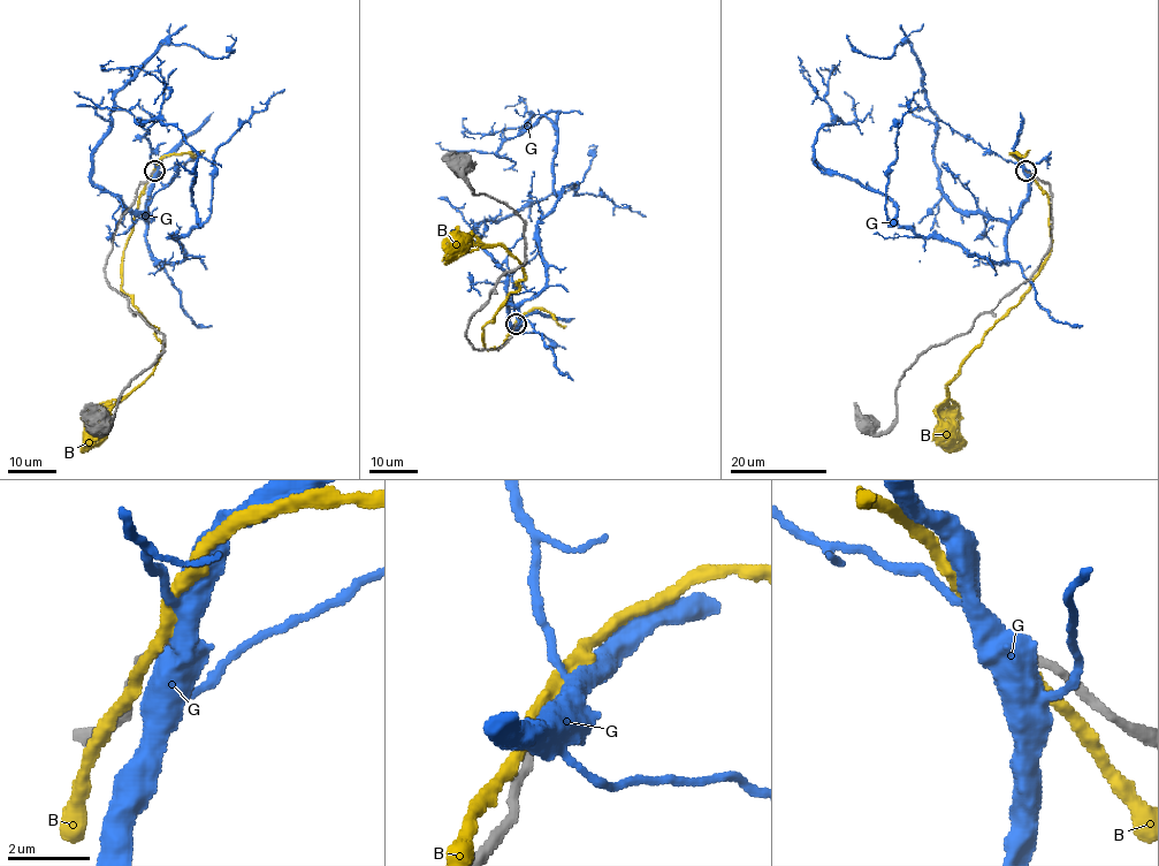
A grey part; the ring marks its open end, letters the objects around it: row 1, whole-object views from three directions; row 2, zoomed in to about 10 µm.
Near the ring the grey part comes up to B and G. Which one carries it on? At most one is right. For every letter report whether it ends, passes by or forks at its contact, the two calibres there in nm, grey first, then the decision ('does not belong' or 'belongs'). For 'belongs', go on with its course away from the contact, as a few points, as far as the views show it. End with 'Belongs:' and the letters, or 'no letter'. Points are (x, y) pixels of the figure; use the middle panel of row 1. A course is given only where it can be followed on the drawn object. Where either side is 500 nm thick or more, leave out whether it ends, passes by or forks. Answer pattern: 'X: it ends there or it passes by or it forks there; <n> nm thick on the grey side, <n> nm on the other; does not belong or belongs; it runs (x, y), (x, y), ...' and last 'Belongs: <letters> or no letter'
B: it passes by; 280 nm thick on the grey side, 300 nm on the other; does not belong
G: it passes by; 240 nm thick on the grey side, 320 nm on the other; belongs; it runs (515, 324), (506, 303), (546, 281), (538, 223), (558, 198), (559, 113), (523, 130), (466, 130), (474, 138)
Belongs: G

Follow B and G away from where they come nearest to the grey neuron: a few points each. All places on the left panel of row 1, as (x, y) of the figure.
B: (153, 172), (138, 198), (122, 259), (121, 288), (158, 328), (155, 335), (162, 352), (154, 370), (97, 423)
G: (153, 172), (147, 248), (180, 261), (198, 153), (161, 121), (165, 85), (113, 61)

